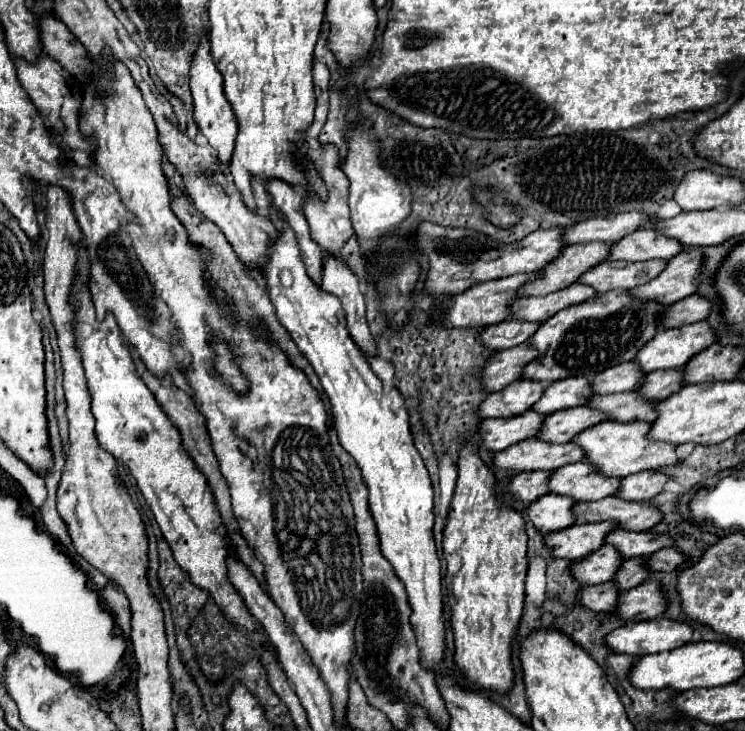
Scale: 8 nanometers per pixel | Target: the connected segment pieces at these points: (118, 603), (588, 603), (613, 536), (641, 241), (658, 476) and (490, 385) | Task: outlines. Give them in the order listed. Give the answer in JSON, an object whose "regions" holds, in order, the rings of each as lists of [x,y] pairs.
{"regions":[[[[114,584],[106,586],[106,590],[102,592],[102,598],[106,600],[106,604],[110,606],[112,614],[116,616],[116,624],[120,626],[122,634],[128,638],[128,634],[130,634],[130,604],[128,604],[128,598]]],[[[614,582],[586,586],[578,594],[578,600],[582,600],[582,604],[594,612],[614,612],[618,608],[618,598],[620,598],[620,590],[618,586],[614,586]]],[[[618,528],[608,534],[606,544],[616,546],[624,558],[632,558],[632,556],[650,556],[660,548],[674,546],[674,540],[668,534],[632,532],[632,530]]],[[[646,226],[616,242],[608,260],[630,260],[630,262],[652,260],[652,258],[670,260],[678,256],[678,252],[682,250],[684,250],[682,242],[674,238],[666,238],[664,234]]],[[[638,472],[628,478],[622,478],[622,488],[618,492],[624,500],[652,500],[664,490],[664,484],[670,480],[664,472]]],[[[522,344],[516,348],[496,352],[484,368],[484,386],[488,392],[498,392],[522,378],[522,366],[534,360],[534,348]]]]}

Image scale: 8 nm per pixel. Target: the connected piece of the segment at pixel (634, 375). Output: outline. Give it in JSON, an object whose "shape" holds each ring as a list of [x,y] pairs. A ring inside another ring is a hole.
{"shape":[[[632,362],[608,368],[600,374],[594,376],[592,380],[592,388],[596,390],[604,390],[604,392],[596,392],[596,394],[616,394],[616,392],[632,392],[634,386],[638,386],[638,382],[642,382],[642,374],[646,374],[644,370],[638,370],[638,366],[632,366]]]}

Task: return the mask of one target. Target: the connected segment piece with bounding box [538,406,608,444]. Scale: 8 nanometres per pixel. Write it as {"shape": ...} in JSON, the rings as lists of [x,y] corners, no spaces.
{"shape":[[[588,406],[560,410],[546,418],[538,438],[550,444],[564,444],[570,442],[574,436],[578,436],[582,430],[596,426],[596,422],[604,420],[608,420],[606,414],[598,414],[598,410],[590,410]]]}

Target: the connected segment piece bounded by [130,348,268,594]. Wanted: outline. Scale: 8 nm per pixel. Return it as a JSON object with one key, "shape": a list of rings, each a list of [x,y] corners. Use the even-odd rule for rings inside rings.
{"shape":[[[130,348],[130,350],[132,350],[132,358],[134,358],[134,362],[136,362],[136,370],[138,370],[140,378],[142,378],[144,384],[152,390],[152,394],[154,394],[156,400],[158,400],[158,404],[160,404],[162,410],[170,416],[170,420],[174,422],[174,426],[180,430],[180,434],[182,434],[182,444],[184,444],[184,448],[188,450],[188,454],[194,458],[196,466],[206,474],[208,484],[210,484],[210,488],[212,488],[212,492],[214,492],[218,510],[220,510],[220,514],[222,514],[222,520],[224,520],[224,524],[226,524],[226,528],[228,528],[228,534],[230,534],[234,546],[236,546],[236,554],[238,554],[238,558],[248,566],[248,570],[258,578],[262,590],[268,594],[268,584],[266,584],[266,578],[264,578],[264,566],[254,558],[254,550],[248,546],[248,542],[246,542],[244,536],[240,534],[240,526],[238,526],[238,522],[236,522],[236,518],[234,518],[234,514],[232,514],[230,488],[228,488],[226,478],[224,478],[222,472],[220,472],[220,462],[218,462],[218,458],[216,458],[216,454],[214,454],[214,450],[212,450],[212,440],[210,440],[208,430],[206,430],[206,418],[200,414],[200,410],[196,408],[196,404],[194,404],[194,400],[190,398],[188,392],[182,392],[180,388],[176,388],[174,382],[170,382],[170,380],[172,380],[170,376],[164,378],[164,380],[160,380],[160,378],[156,378],[154,374],[150,374],[148,368],[142,364],[140,356],[136,354],[136,350],[134,350],[134,348]]]}

